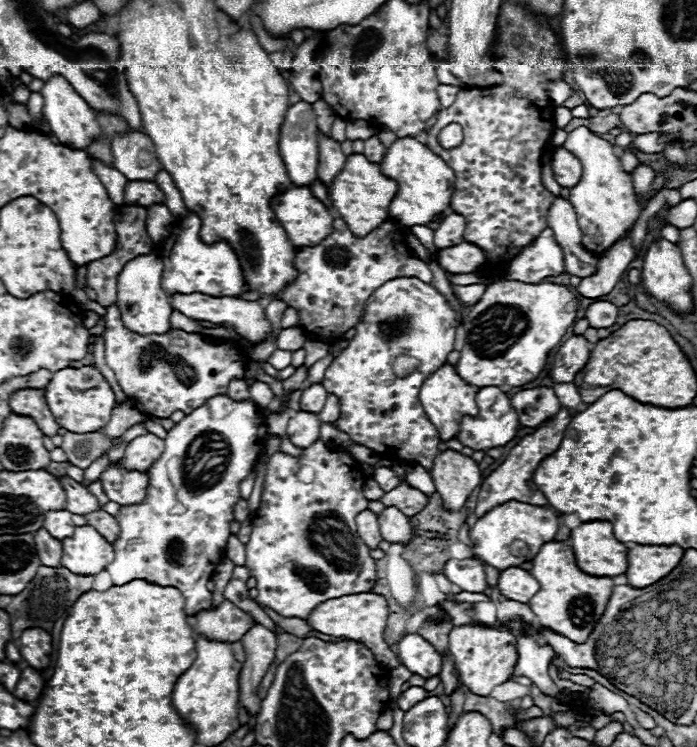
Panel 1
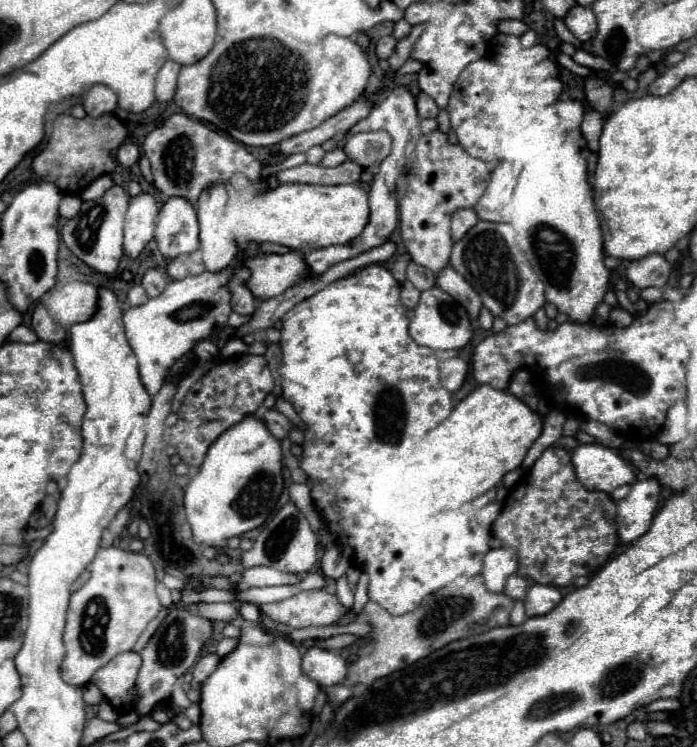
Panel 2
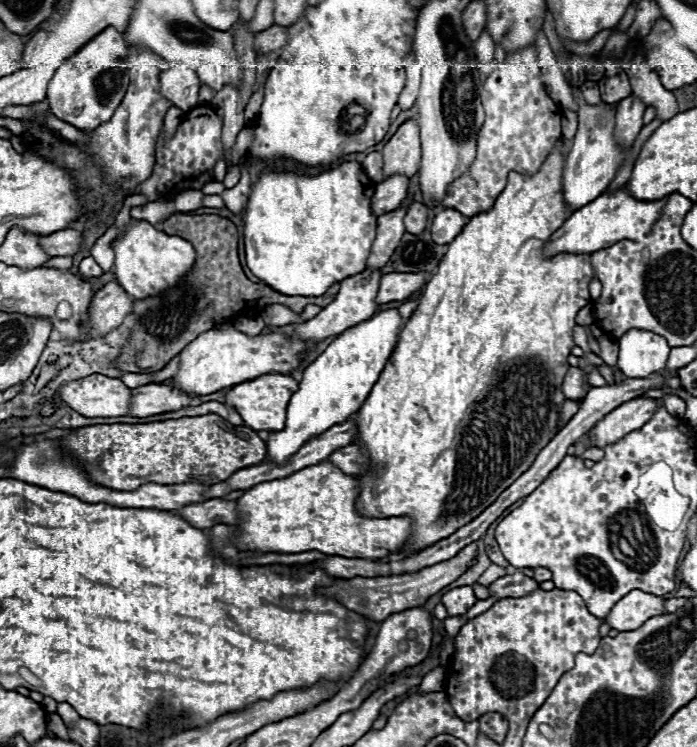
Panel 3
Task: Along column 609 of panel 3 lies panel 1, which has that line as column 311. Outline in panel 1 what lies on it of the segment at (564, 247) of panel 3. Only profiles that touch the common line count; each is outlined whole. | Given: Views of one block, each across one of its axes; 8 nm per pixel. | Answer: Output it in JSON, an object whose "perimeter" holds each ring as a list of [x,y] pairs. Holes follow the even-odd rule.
{"perimeter":[[[290,186],[272,200],[272,210],[294,246],[318,246],[334,230],[334,216],[310,192],[310,188]]]}

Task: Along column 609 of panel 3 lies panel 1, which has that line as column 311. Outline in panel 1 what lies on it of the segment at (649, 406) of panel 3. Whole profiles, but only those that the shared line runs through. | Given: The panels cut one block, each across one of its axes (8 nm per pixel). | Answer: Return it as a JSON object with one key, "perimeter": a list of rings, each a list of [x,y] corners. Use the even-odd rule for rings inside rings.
{"perimeter":[[[296,412],[286,428],[286,436],[288,440],[298,446],[298,448],[306,448],[312,446],[318,440],[318,430],[320,430],[320,422],[316,418],[316,414],[310,412]]]}

